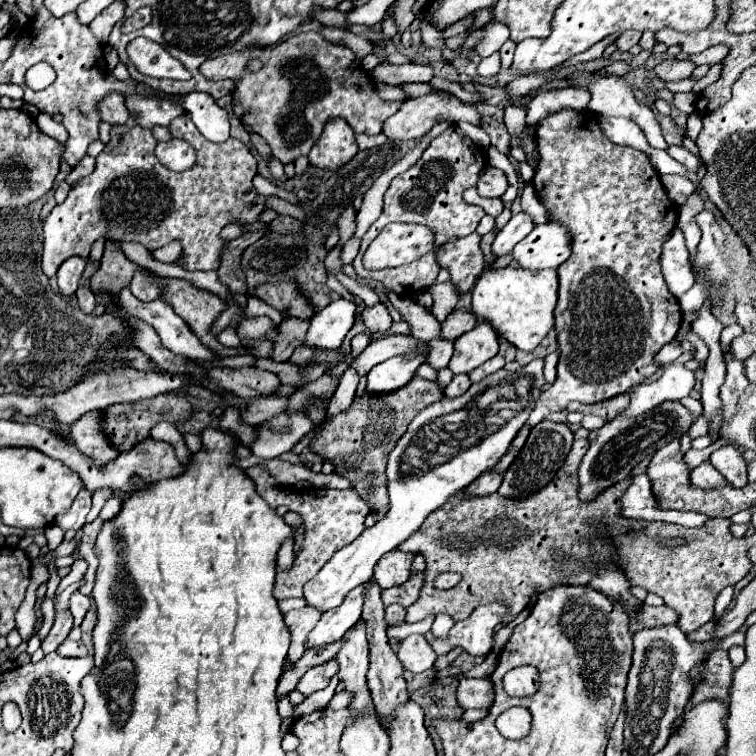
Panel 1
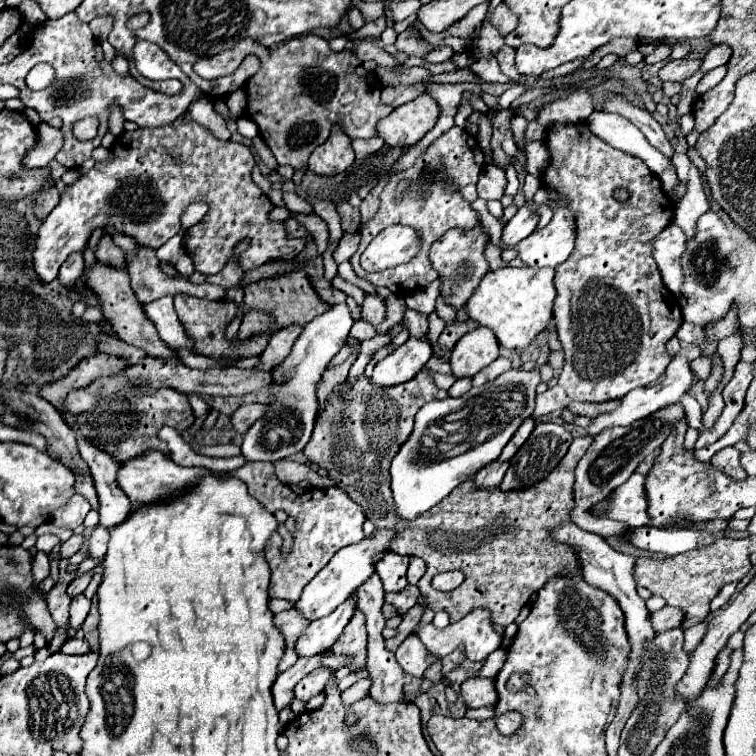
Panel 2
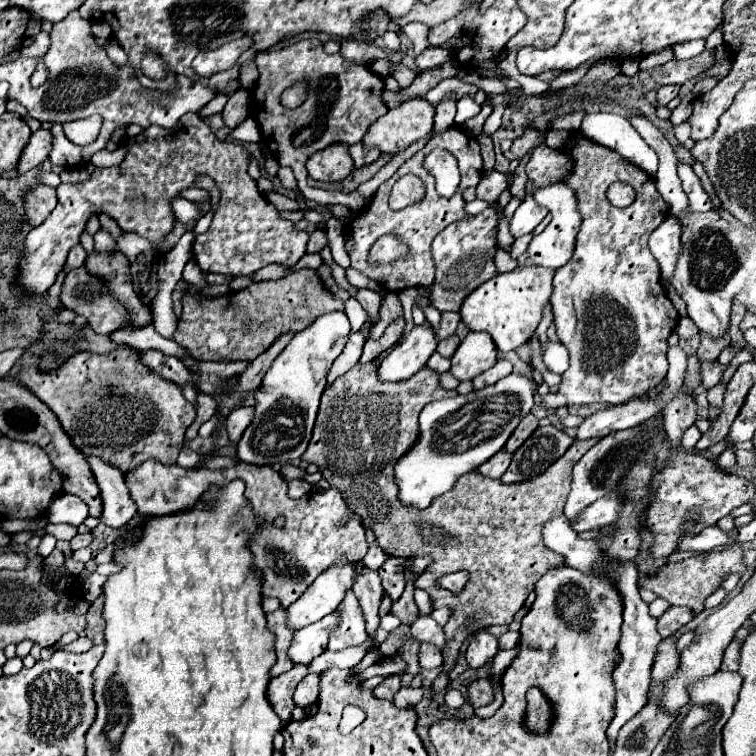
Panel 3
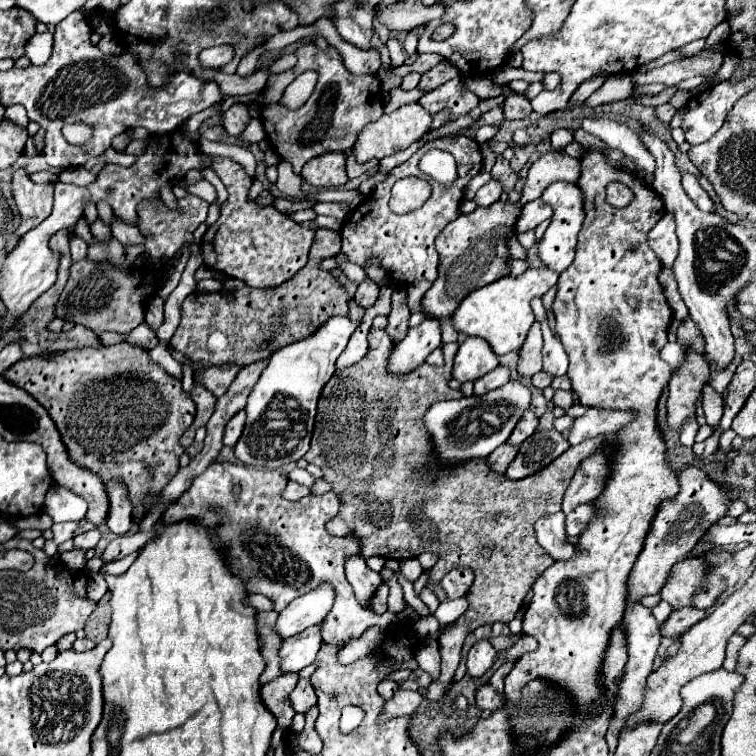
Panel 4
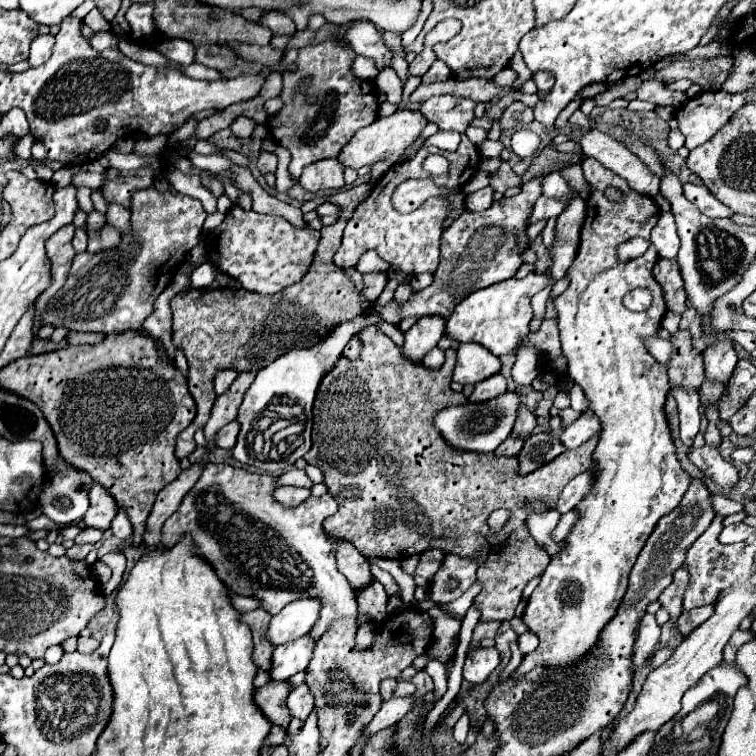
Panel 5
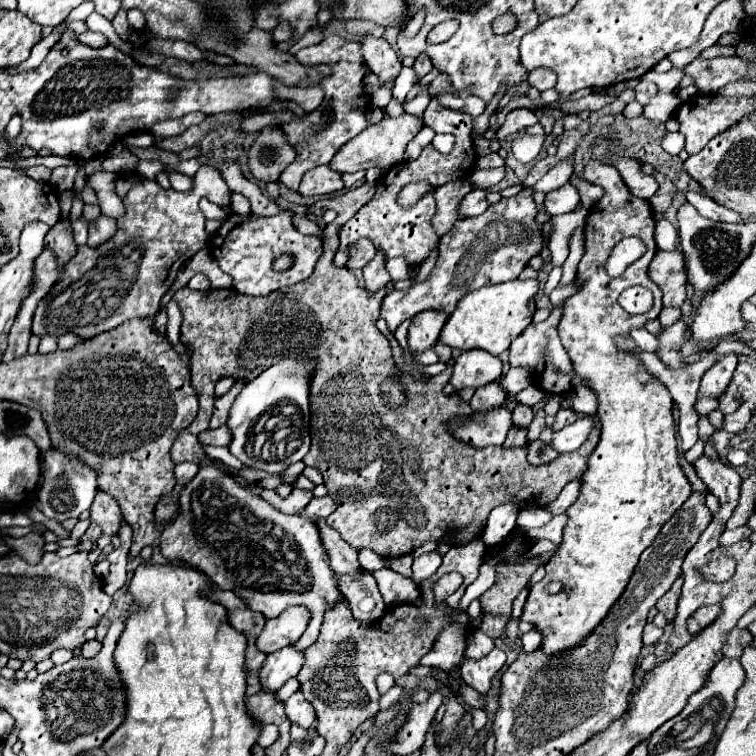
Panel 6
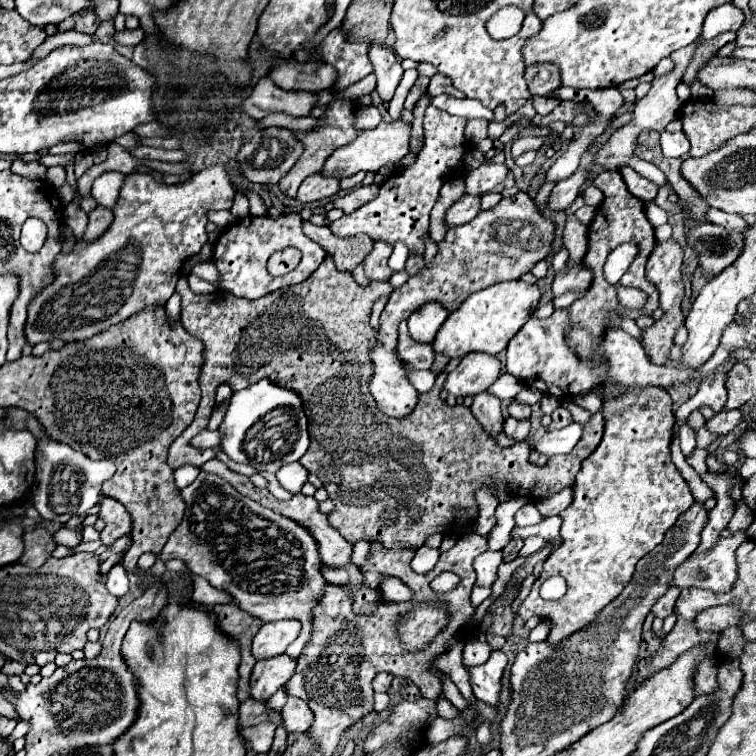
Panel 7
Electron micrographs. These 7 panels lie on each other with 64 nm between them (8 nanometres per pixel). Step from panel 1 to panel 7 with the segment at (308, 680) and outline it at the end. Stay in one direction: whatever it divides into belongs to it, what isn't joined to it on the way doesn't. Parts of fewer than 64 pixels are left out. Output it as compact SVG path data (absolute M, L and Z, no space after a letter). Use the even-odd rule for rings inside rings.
M296 696L288 698L286 706L282 708L282 718L284 718L284 724L288 728L288 734L290 732L306 732L314 720L308 704L304 704L304 700L300 700Z

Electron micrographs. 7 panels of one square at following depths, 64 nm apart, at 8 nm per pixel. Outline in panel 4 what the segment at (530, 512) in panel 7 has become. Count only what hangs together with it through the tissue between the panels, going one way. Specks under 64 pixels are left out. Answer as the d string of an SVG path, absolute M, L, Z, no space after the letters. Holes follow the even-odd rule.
M556 512L536 522L536 538L540 546L556 560L572 560L578 552L576 544L568 542L568 536L564 536L564 520L564 512Z

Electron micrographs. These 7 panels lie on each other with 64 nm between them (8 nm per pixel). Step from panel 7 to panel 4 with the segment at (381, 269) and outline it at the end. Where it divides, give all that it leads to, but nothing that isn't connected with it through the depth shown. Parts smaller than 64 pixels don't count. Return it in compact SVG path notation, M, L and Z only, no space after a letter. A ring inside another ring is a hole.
M370 278L364 280L364 282L358 286L358 290L356 290L356 294L354 294L354 300L356 300L360 306L364 306L364 308L374 306L374 302L378 300L378 284L372 282Z

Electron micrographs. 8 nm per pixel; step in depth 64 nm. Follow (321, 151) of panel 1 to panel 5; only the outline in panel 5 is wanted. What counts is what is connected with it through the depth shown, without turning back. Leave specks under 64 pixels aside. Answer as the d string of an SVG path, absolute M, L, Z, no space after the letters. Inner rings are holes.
M338 158L320 160L316 164L310 164L308 168L304 168L304 172L300 176L300 184L308 192L342 188L342 186L346 186L346 182L344 182L344 166L340 164Z

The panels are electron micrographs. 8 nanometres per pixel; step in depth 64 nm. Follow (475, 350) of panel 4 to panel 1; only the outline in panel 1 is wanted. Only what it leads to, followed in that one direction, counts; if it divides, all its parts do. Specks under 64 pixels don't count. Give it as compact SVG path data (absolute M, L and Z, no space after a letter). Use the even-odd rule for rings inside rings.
M478 324L454 340L454 356L448 368L454 374L468 374L498 352L498 336L488 324Z

